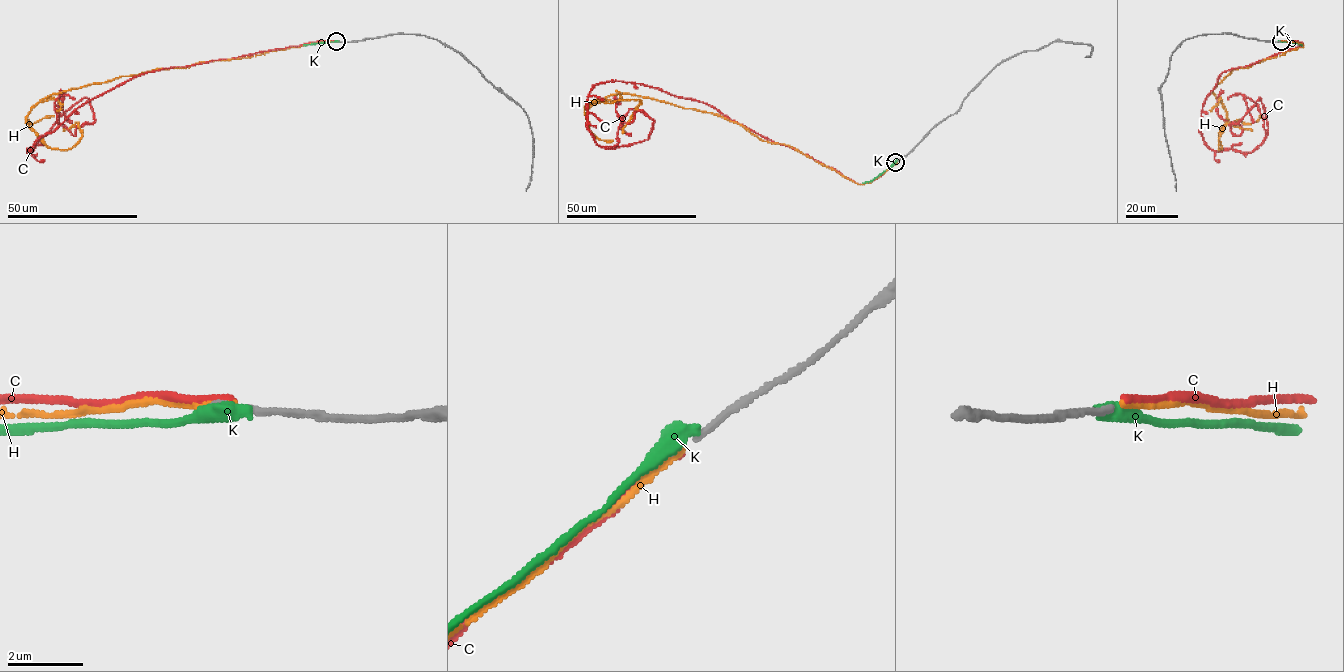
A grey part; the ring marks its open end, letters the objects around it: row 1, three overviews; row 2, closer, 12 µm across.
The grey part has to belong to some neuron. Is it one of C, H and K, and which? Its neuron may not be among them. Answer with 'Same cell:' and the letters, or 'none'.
Same cell: none

